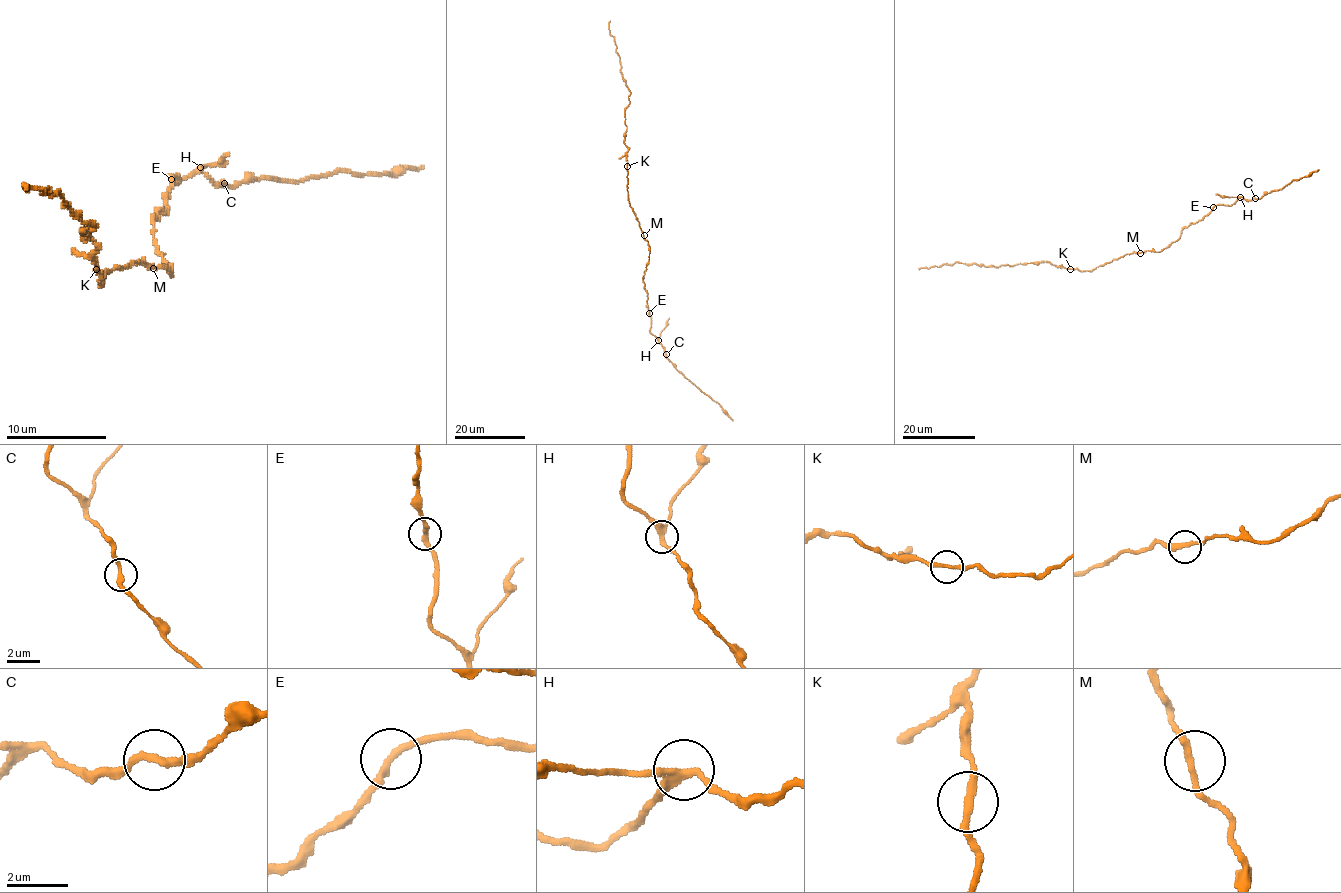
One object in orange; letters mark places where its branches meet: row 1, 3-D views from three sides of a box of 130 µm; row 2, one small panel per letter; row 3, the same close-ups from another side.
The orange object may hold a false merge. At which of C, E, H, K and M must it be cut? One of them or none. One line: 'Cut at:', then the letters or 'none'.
Cut at: H

